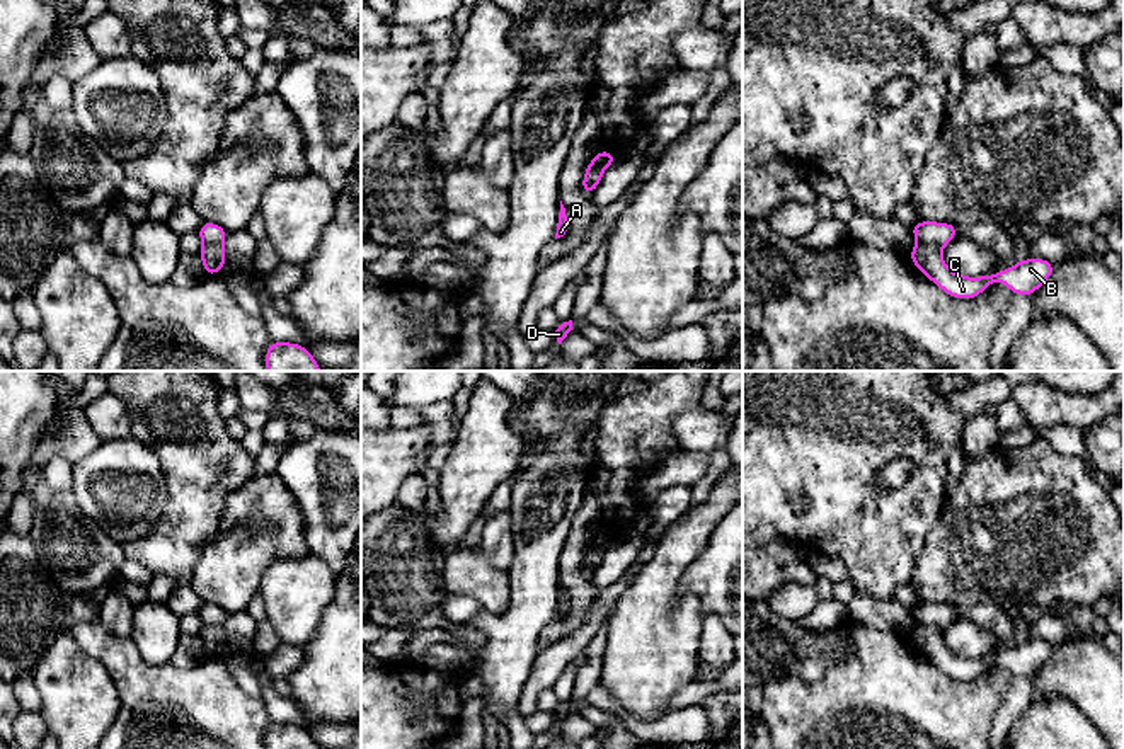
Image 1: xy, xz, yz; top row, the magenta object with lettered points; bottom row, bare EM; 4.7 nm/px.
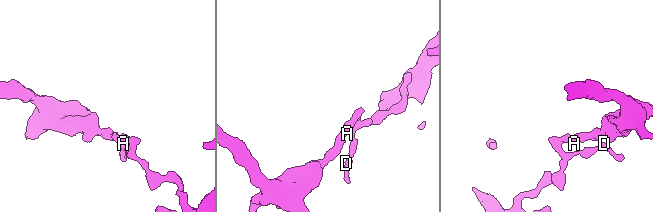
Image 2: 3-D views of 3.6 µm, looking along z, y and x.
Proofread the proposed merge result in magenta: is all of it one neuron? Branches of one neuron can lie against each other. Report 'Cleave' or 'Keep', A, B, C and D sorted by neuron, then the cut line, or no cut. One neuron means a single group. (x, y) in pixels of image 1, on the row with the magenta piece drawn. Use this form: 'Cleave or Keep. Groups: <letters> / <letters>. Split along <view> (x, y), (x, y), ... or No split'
Cleave. Groups: A / B C D. Split along yz (918, 242), (934, 242), (940, 247)

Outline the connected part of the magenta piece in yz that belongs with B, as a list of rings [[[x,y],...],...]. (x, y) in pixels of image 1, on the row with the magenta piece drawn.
[[[916,243],[909,250],[909,260],[943,293],[959,300],[972,300],[996,281],[1003,283],[1012,294],[1032,296],[1052,276],[1056,264],[1047,259],[1020,259],[995,274],[969,277],[949,269],[942,247],[935,243]]]

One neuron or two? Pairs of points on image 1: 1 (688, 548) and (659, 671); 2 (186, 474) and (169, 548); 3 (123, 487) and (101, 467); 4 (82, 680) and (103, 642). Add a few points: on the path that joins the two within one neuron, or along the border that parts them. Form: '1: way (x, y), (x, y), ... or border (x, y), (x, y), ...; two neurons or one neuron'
1: way (659, 579), (659, 640); one neuron
2: way (186, 492), (186, 526), (183, 530); one neuron
3: way (118, 484), (106, 472); one neuron
4: border (65, 630), (104, 668), (116, 691); two neurons

